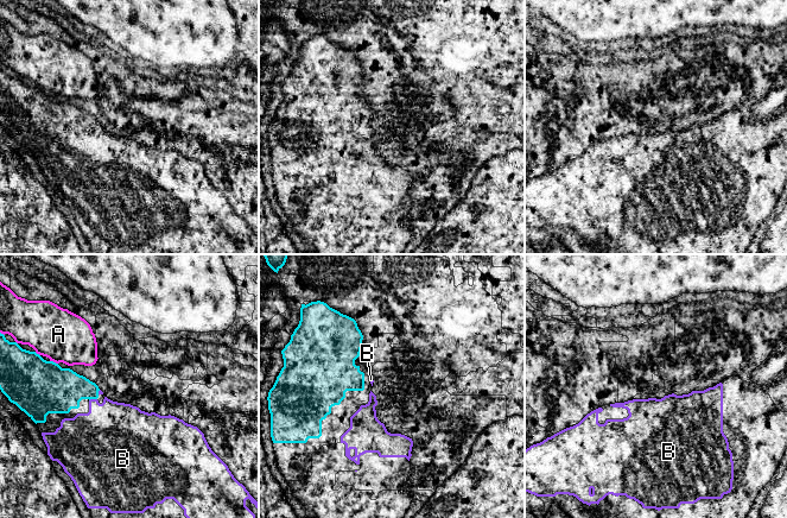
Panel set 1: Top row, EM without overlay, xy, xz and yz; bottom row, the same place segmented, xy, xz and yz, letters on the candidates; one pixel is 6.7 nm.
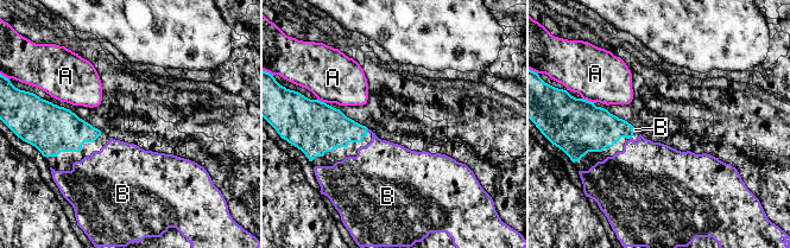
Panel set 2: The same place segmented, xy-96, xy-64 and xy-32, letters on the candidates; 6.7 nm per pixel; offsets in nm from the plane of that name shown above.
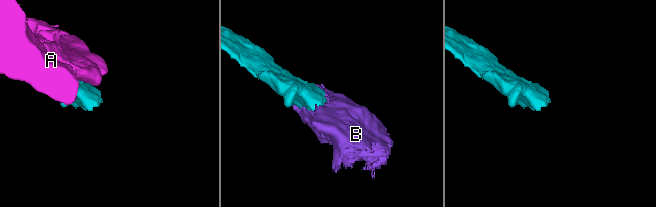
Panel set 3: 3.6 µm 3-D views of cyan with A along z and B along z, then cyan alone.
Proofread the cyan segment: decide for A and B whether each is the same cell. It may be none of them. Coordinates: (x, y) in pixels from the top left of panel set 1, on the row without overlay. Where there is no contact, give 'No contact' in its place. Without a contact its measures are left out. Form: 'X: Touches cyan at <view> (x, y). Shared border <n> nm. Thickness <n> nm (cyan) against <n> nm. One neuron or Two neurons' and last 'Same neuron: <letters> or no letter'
A: Touches cyan at xy (52, 95). Shared border 60 nm. Thickness 380 nm (cyan) against 360 nm. Two neurons
B: Touches cyan at xy (93, 132). Shared border 60 nm. Thickness 320 nm (cyan) against 380 nm. One neuron
Same neuron: B

